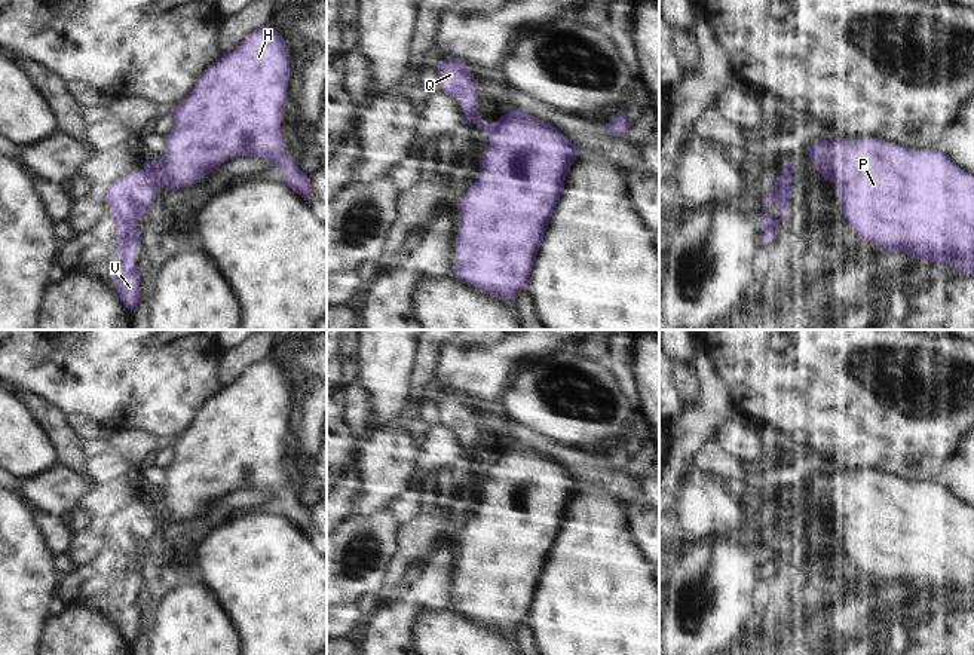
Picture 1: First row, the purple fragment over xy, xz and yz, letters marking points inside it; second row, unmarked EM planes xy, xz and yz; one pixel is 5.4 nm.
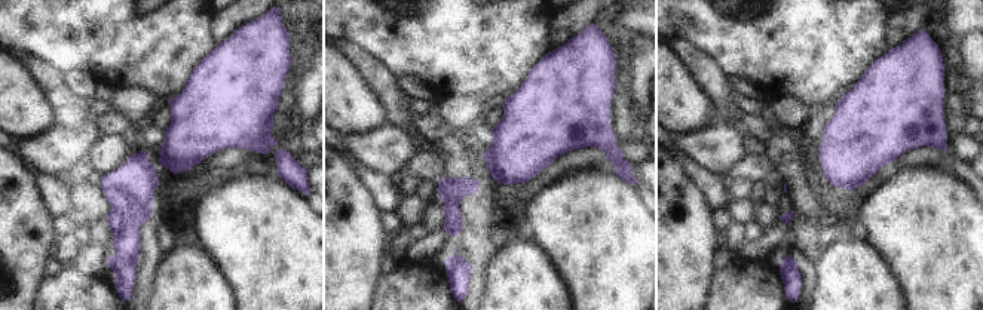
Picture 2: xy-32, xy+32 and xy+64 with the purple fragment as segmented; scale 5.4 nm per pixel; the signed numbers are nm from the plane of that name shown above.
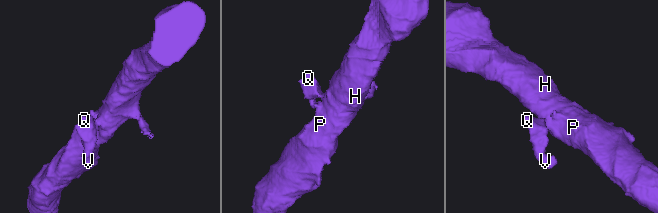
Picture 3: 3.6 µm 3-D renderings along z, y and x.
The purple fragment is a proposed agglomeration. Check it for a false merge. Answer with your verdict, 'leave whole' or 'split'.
split

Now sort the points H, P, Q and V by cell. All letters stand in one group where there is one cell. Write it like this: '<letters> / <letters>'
H P / Q V

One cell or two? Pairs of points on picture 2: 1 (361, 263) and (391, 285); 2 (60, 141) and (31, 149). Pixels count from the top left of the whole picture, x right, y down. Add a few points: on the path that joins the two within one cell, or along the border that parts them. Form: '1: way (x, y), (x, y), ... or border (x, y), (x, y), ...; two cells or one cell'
1: border (380, 278), (376, 294); two cells
2: way (52, 149), (39, 149); one cell

